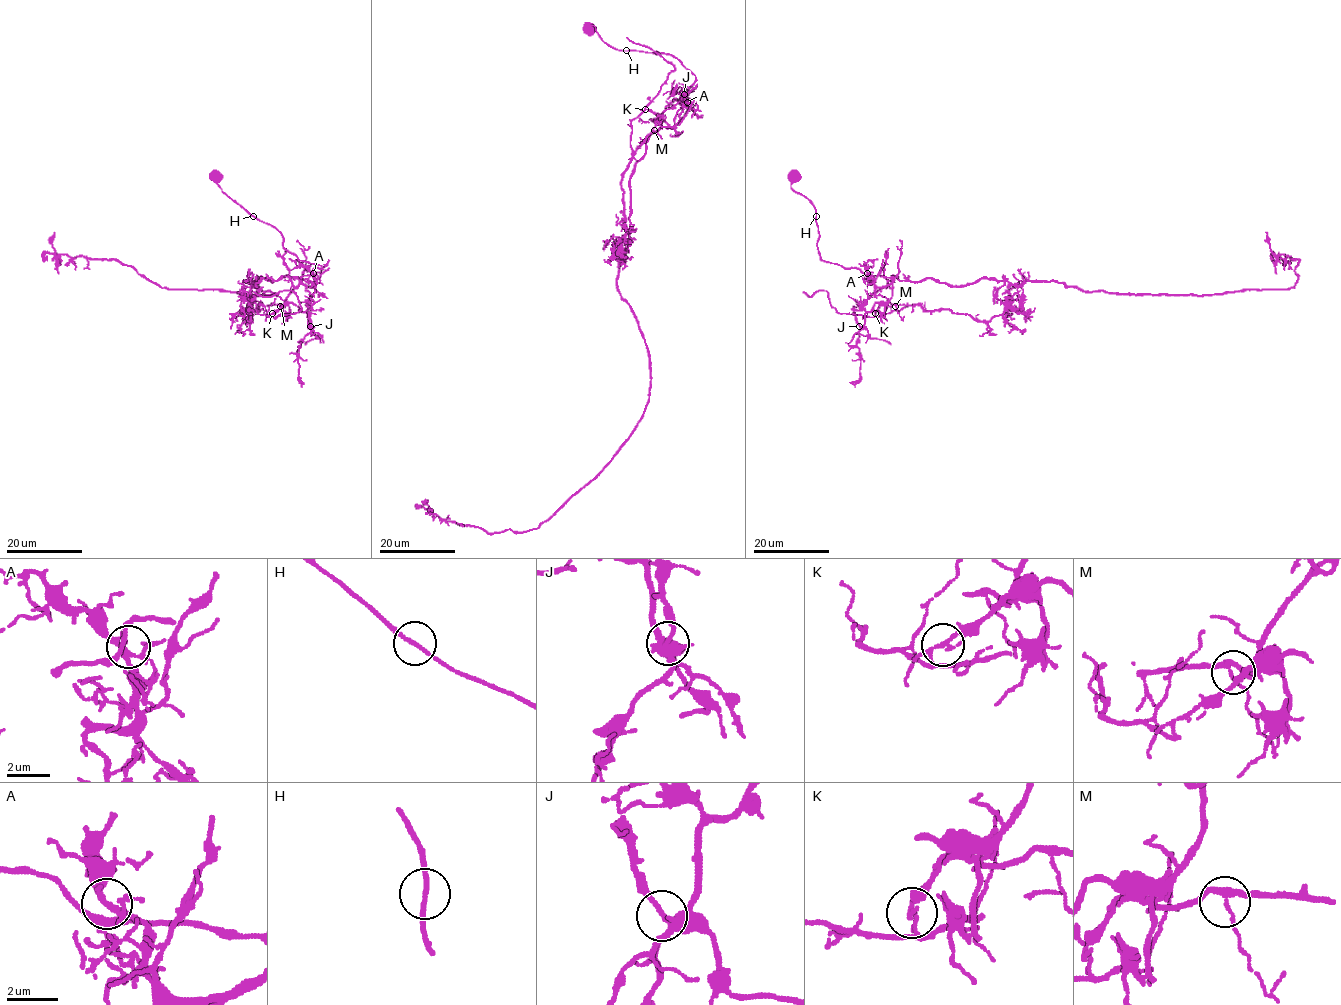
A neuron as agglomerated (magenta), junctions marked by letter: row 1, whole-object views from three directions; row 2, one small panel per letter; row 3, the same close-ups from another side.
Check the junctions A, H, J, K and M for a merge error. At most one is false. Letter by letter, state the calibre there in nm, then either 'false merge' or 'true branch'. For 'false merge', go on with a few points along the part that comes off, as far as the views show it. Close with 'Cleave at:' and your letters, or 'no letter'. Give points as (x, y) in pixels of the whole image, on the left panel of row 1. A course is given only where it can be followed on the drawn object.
A: 220 nm | true branch
H: 160 nm | true branch
J: 240 nm | true branch
K: 150 nm | false merge | (272, 313), (257, 313), (256, 306), (291, 303), (307, 314), (310, 331), (297, 351), (303, 382)
M: 200 nm | true branch
Cleave at: K

